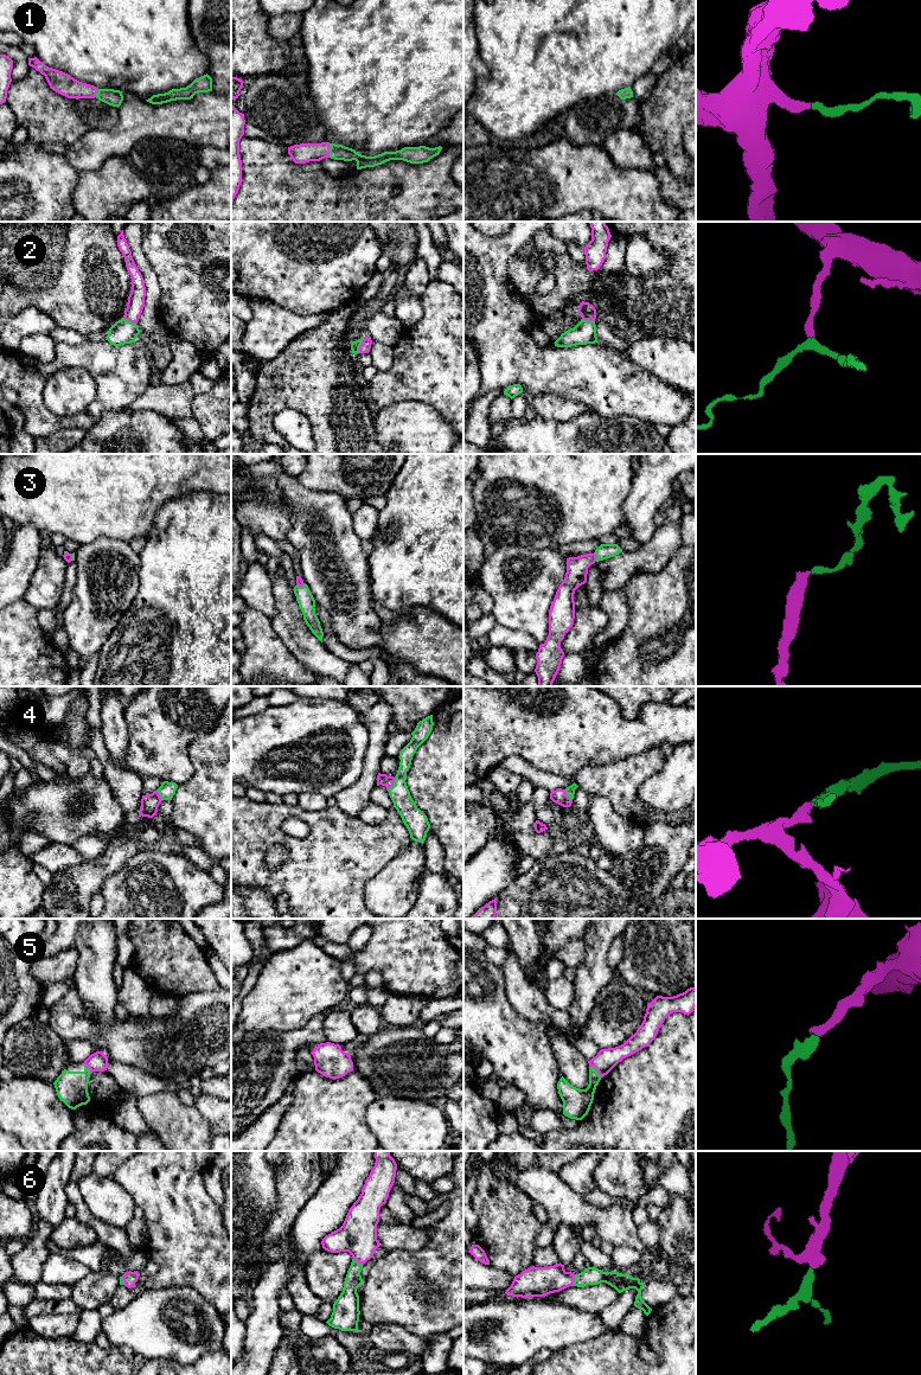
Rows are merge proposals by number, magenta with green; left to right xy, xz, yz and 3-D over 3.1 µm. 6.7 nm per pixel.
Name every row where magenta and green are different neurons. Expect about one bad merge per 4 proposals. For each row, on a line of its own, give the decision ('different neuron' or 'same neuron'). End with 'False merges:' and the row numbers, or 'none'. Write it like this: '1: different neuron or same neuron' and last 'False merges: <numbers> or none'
1: same neuron
2: same neuron
3: same neuron
4: same neuron
5: same neuron
6: same neuron
False merges: none

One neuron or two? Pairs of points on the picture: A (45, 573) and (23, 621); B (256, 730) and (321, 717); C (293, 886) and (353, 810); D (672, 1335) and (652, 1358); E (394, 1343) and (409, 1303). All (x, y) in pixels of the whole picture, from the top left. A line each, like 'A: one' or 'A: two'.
A: two
B: one
C: two
D: two
E: two

